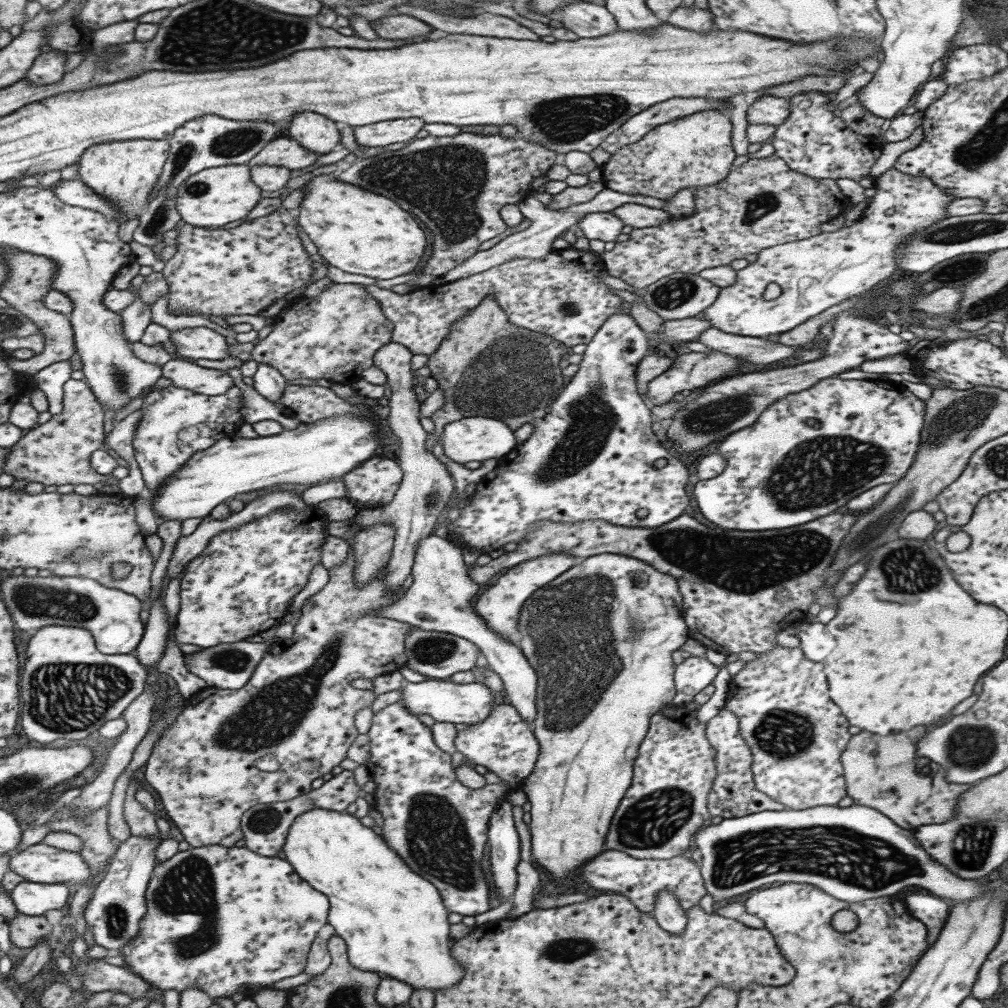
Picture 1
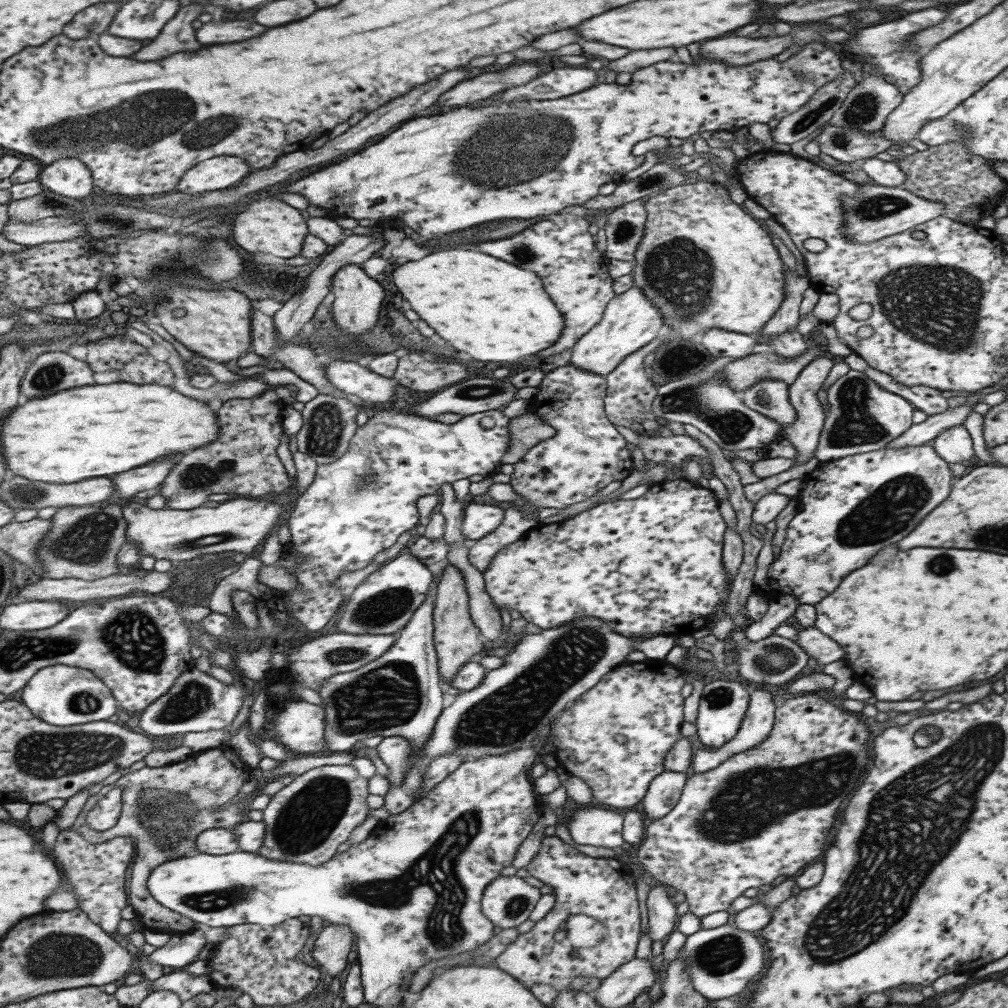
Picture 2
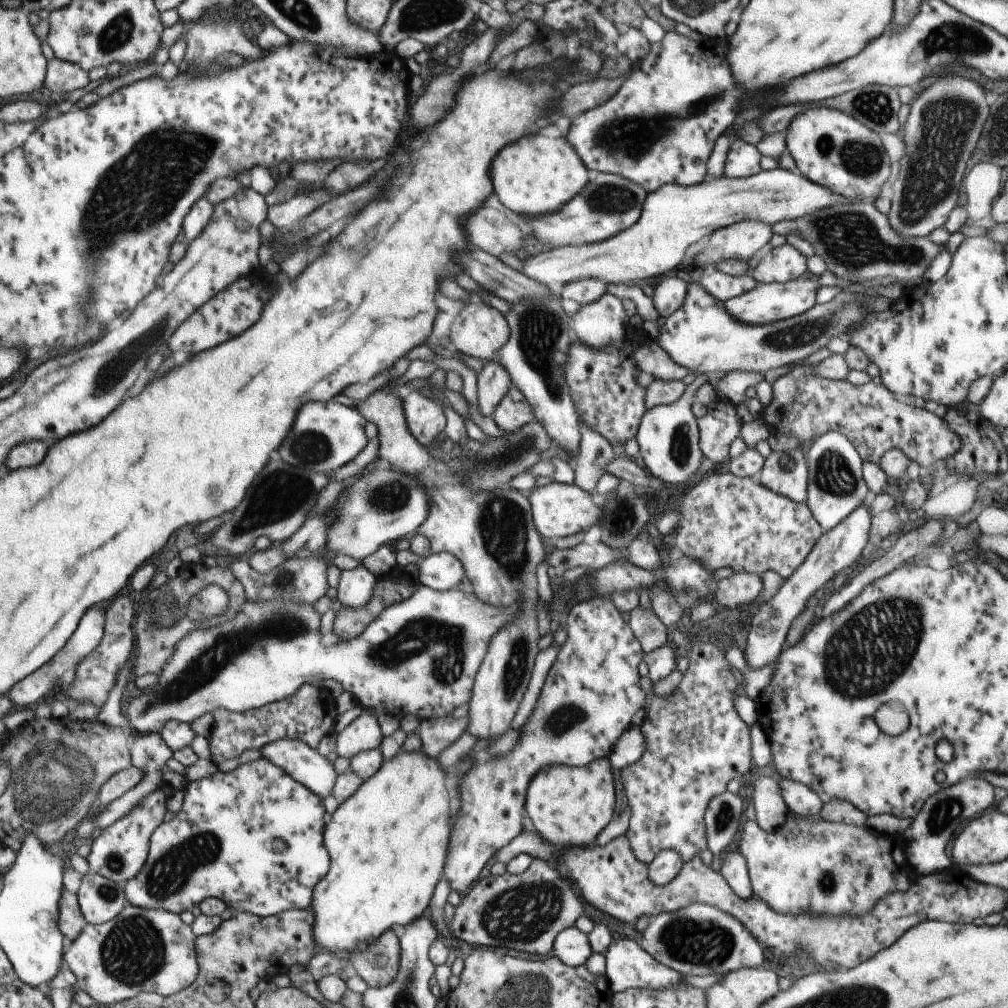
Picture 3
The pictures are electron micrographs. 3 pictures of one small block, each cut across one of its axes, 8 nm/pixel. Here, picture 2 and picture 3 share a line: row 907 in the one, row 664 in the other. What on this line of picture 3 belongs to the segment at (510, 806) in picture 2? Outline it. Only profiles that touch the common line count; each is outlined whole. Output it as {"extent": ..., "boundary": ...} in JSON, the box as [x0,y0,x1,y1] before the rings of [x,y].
{"extent":[121,586,519,736],"boundary":[[[415,586],[413,594],[397,602],[397,604],[391,604],[391,606],[385,607],[385,610],[375,616],[371,620],[371,624],[367,624],[367,628],[353,640],[335,640],[335,634],[332,630],[329,630],[326,634],[319,632],[319,614],[315,612],[313,604],[297,604],[297,602],[287,602],[287,600],[269,600],[269,602],[247,602],[243,601],[243,604],[237,608],[237,614],[235,618],[231,620],[223,620],[221,624],[210,624],[198,626],[195,630],[191,630],[177,646],[175,646],[175,652],[169,656],[169,660],[165,662],[165,666],[161,668],[161,672],[157,674],[157,682],[153,686],[148,687],[146,690],[142,690],[131,698],[124,707],[121,708],[123,718],[127,720],[130,728],[133,728],[137,735],[145,736],[149,732],[159,732],[161,726],[167,722],[167,720],[179,720],[179,722],[185,722],[188,725],[193,720],[197,720],[198,716],[203,714],[214,713],[217,710],[223,708],[227,712],[245,712],[245,710],[251,710],[251,708],[257,708],[271,702],[277,702],[277,700],[283,700],[285,696],[291,696],[291,694],[297,692],[297,688],[301,684],[317,685],[322,680],[335,680],[341,684],[345,692],[349,692],[352,698],[355,700],[356,706],[359,706],[363,710],[373,711],[374,713],[389,713],[395,717],[401,718],[406,714],[413,714],[421,721],[427,719],[441,718],[449,715],[454,708],[462,704],[469,702],[472,686],[475,680],[475,675],[481,661],[483,660],[485,652],[487,652],[487,646],[489,646],[489,640],[493,636],[497,635],[497,630],[507,626],[511,622],[512,618],[515,618],[519,614],[519,606],[513,604],[513,606],[489,606],[489,604],[483,604],[475,598],[475,594],[468,589],[458,590],[447,589],[445,591],[437,591],[427,586]]]}

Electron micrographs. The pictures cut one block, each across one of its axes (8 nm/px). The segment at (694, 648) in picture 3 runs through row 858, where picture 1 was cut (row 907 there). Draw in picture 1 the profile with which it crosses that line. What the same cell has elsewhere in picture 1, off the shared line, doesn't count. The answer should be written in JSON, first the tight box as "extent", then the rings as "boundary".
{"extent":[577,850,707,913],"boundary":[[[604,850],[595,858],[581,866],[577,884],[585,884],[593,890],[619,893],[626,896],[641,912],[650,913],[653,910],[656,892],[668,890],[677,897],[679,906],[686,911],[693,905],[707,903],[705,890],[699,866],[687,859],[685,854],[674,856],[668,860],[635,859],[618,850]]]}

